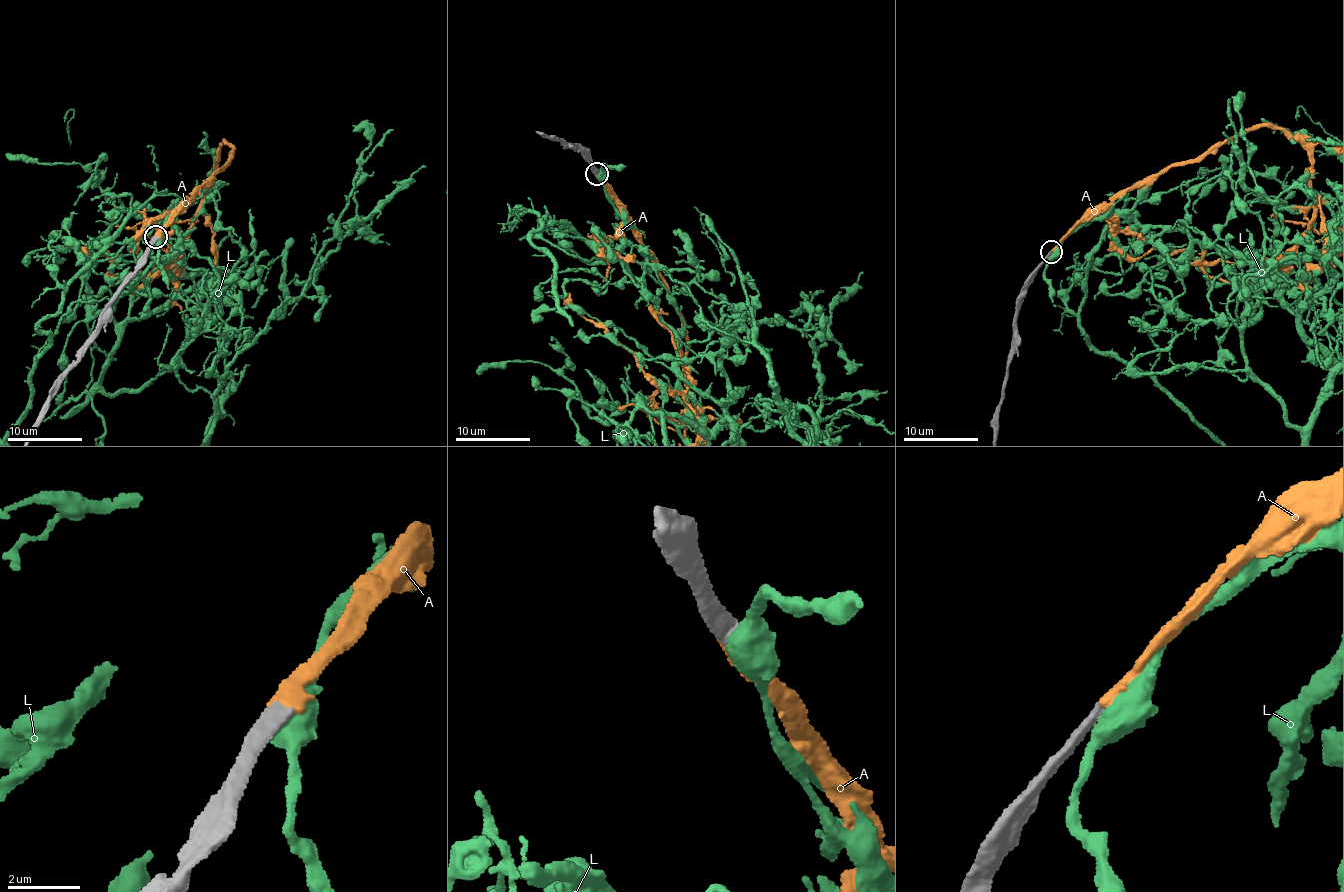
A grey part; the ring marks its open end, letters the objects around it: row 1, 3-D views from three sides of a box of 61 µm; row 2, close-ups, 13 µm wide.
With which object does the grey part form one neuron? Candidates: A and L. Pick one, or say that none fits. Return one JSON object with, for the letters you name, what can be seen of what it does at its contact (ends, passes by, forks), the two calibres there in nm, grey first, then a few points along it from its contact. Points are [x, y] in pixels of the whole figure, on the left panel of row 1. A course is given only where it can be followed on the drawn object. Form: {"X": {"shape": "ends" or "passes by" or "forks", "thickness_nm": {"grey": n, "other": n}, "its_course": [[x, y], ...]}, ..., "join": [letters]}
{"A": {"shape": "ends", "thickness_nm": {"grey": 420, "other": 380}}, "join": ["A"]}

